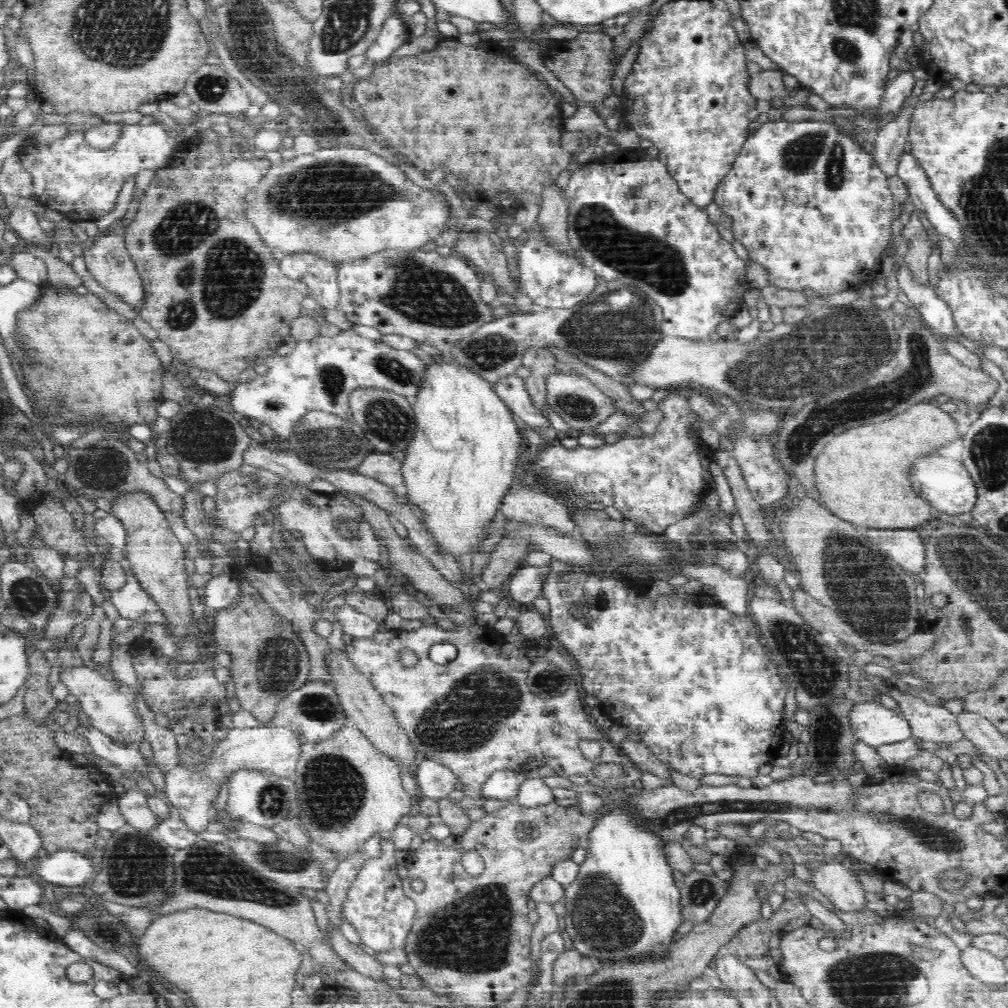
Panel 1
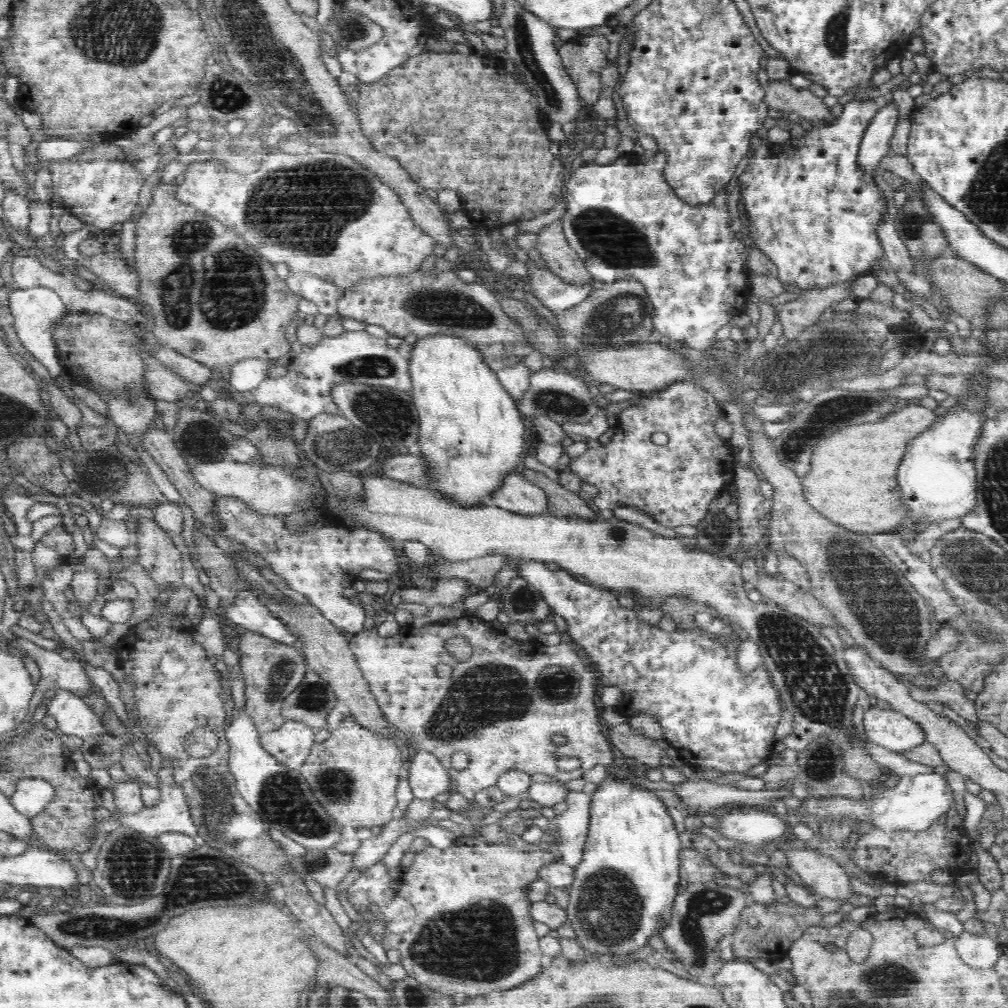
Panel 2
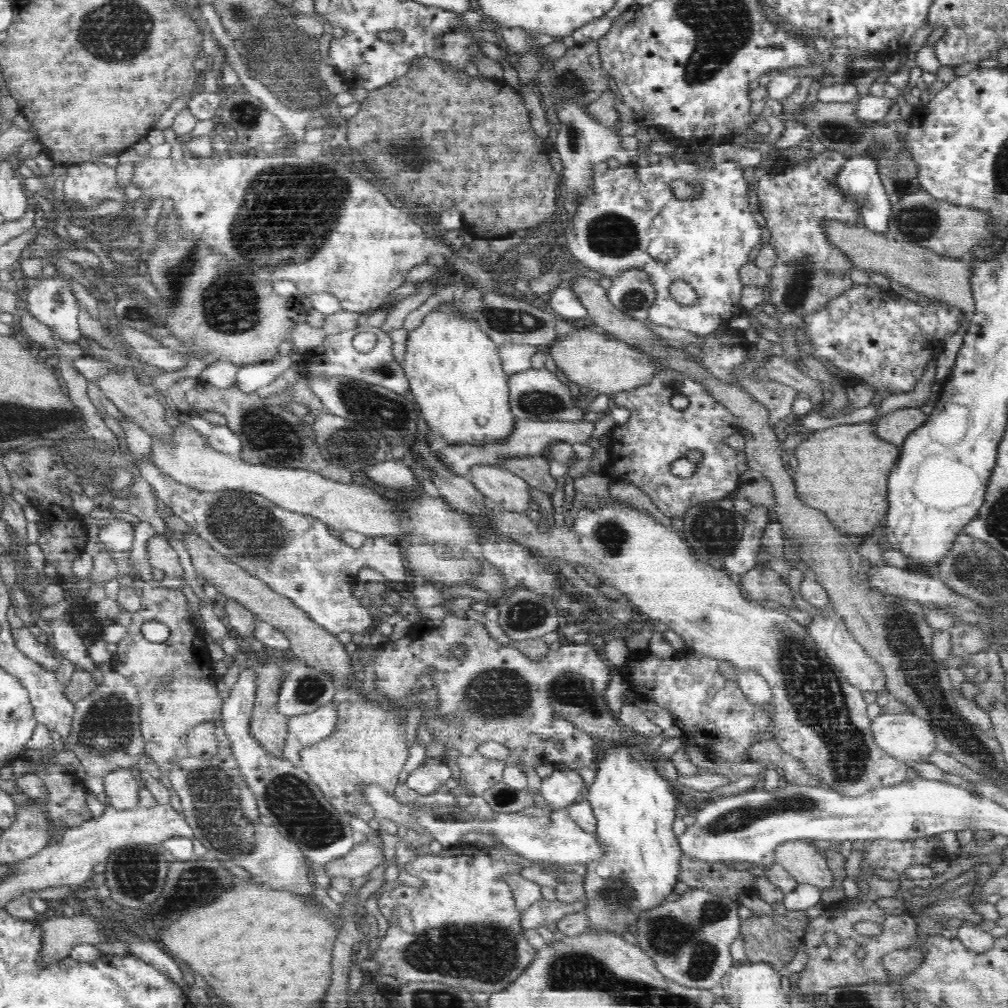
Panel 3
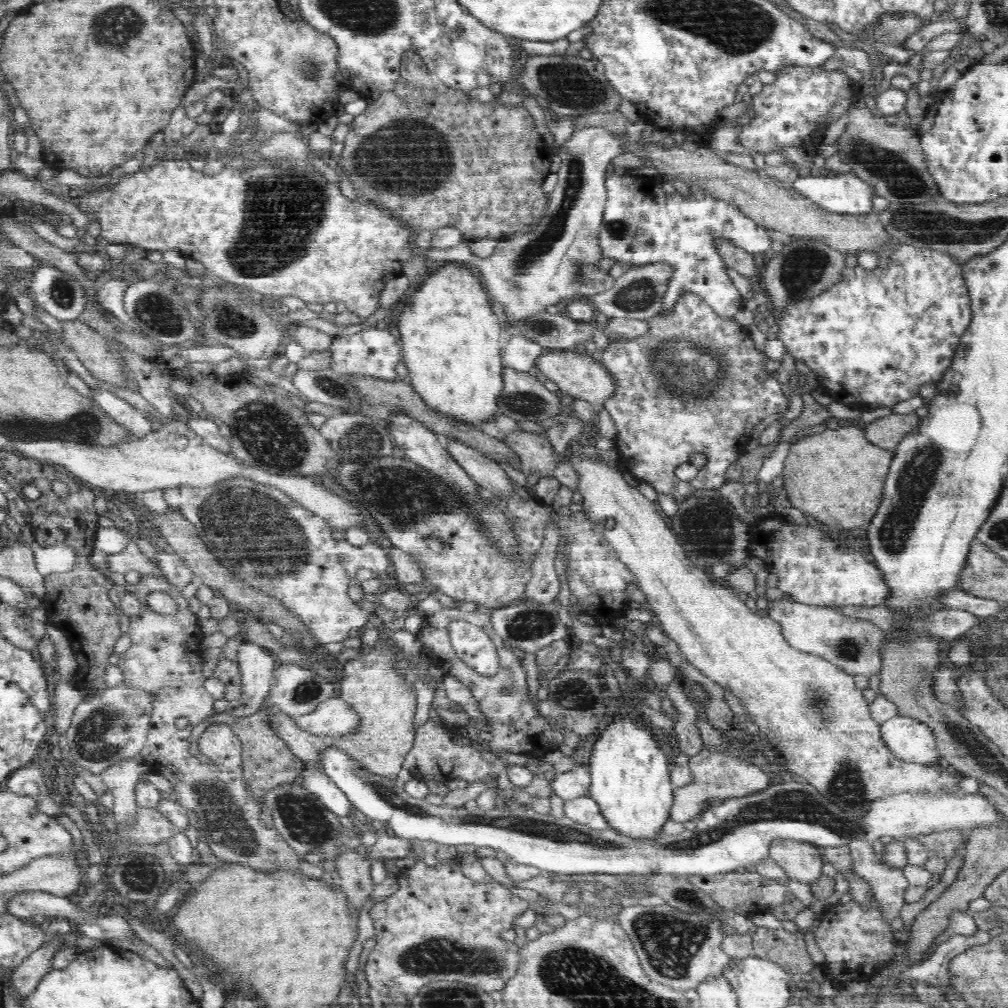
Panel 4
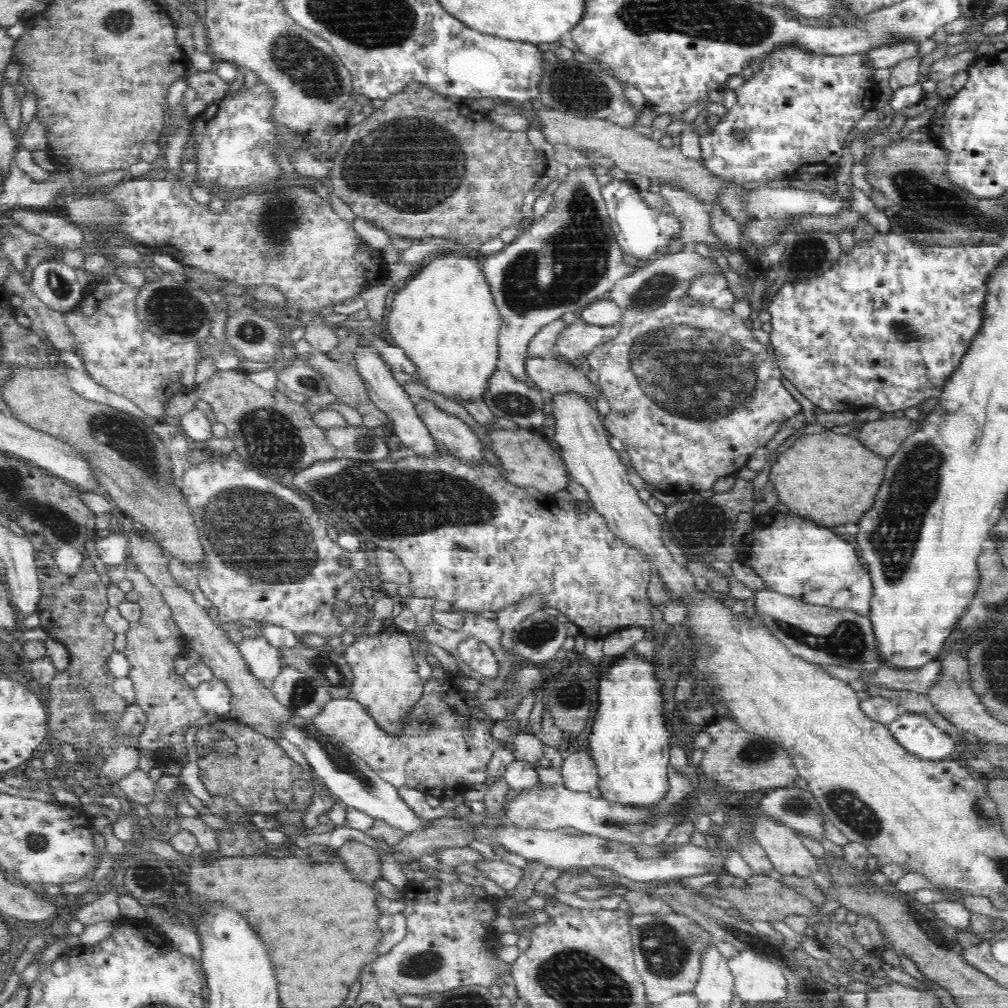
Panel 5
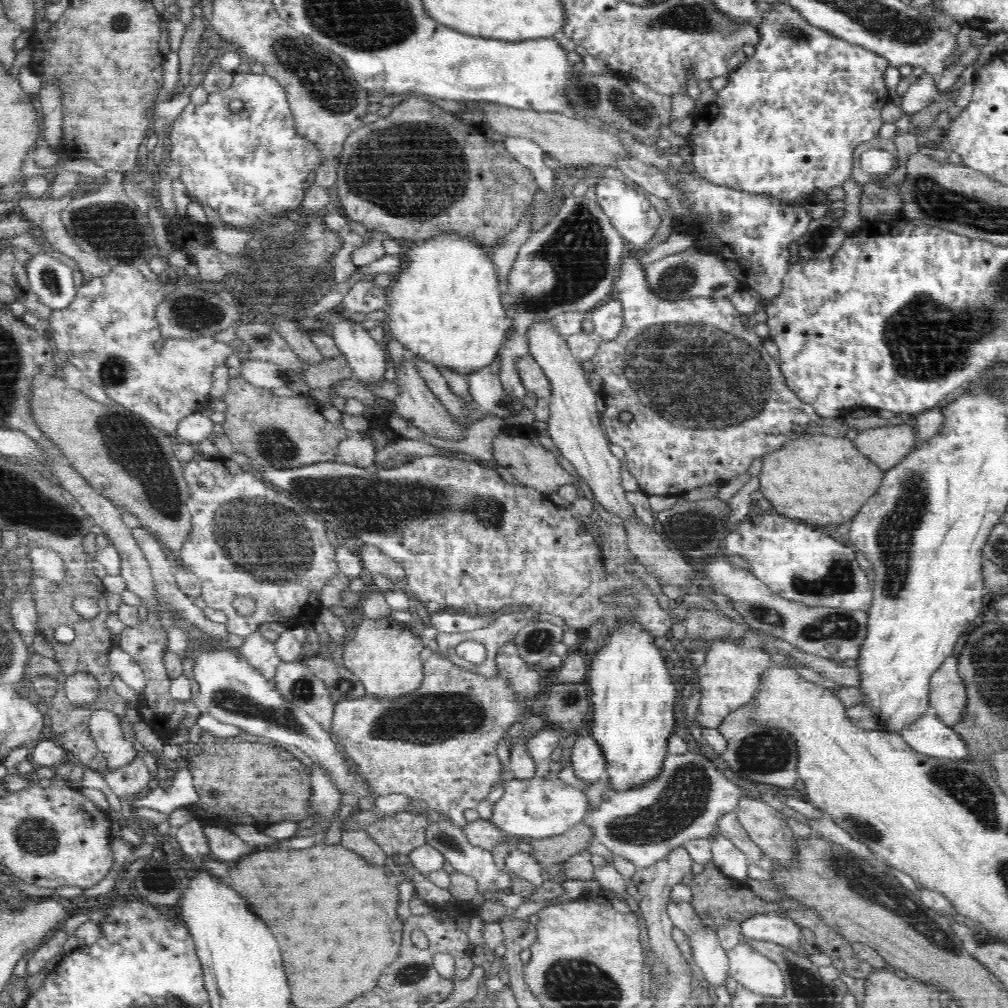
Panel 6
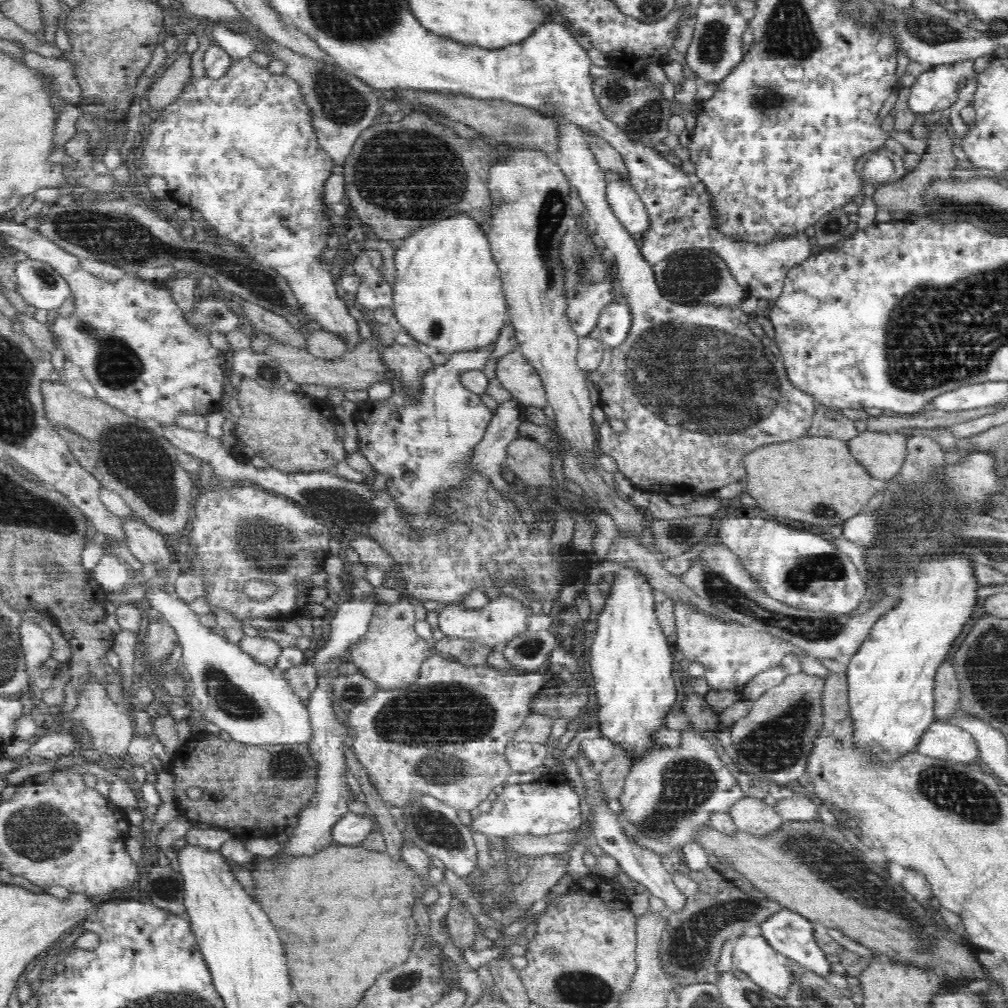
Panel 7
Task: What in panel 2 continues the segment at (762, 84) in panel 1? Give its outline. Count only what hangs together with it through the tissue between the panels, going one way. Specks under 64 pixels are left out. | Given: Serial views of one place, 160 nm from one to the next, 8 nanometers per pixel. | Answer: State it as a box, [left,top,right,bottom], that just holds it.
[762,78,839,126]

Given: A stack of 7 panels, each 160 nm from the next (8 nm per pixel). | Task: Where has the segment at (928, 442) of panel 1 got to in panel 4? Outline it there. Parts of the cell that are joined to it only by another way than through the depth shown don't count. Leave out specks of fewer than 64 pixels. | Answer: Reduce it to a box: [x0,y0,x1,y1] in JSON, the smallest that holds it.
[781,411,921,528]

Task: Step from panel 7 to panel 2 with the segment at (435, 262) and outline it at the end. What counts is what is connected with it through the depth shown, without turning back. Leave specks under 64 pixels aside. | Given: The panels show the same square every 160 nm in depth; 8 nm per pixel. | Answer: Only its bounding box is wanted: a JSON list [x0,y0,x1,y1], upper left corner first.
[408,334,528,508]

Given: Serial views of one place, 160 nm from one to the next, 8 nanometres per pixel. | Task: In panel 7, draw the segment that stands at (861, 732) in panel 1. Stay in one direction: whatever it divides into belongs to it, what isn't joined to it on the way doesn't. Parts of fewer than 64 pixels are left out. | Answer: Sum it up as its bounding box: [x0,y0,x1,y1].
[916,720,979,763]

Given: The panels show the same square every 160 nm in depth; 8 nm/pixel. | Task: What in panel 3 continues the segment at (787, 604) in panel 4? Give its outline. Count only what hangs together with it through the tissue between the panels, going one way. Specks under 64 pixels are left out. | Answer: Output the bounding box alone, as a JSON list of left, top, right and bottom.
[807,612,887,691]

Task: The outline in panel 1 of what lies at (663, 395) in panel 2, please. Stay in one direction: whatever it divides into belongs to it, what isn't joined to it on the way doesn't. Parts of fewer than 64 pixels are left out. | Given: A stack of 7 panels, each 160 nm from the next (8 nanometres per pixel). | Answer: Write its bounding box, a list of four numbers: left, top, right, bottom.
[534,390,712,535]

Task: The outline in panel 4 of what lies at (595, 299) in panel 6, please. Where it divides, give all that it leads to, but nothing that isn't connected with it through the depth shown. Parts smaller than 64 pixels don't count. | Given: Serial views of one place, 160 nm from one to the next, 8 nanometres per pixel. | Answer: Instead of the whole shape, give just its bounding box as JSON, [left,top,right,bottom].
[422,120,650,323]

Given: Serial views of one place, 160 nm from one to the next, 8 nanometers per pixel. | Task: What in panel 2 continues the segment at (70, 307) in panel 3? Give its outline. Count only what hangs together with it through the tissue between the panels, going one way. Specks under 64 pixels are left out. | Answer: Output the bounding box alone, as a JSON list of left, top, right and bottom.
[10,286,68,378]

